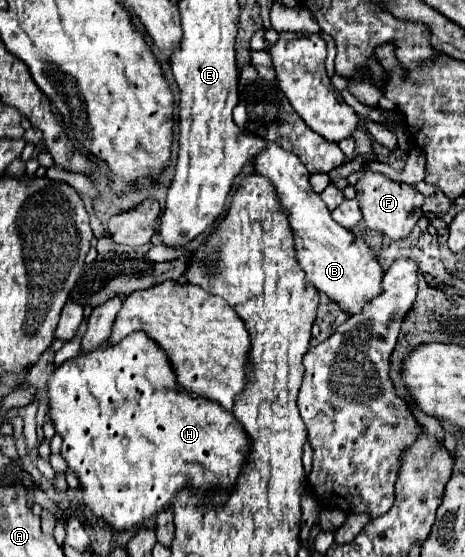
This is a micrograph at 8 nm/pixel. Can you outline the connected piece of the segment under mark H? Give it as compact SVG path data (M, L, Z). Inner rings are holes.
M133 332L131 336L127 336L127 340L119 342L119 344L103 344L93 348L91 352L83 352L71 360L65 360L63 364L55 366L47 384L47 400L49 400L49 416L51 422L55 426L55 432L63 438L63 446L61 446L61 456L65 458L67 466L77 474L81 488L83 488L83 500L85 506L103 522L107 522L113 530L131 530L135 528L141 520L159 514L165 508L171 508L175 496L183 490L191 490L191 496L195 496L197 500L209 500L213 506L223 506L229 498L229 494L233 492L237 478L243 472L243 464L247 462L247 456L251 452L251 438L247 436L247 432L243 432L243 426L235 420L235 416L227 410L221 408L219 402L195 396L191 398L191 394L175 380L175 368L171 368L171 364L167 364L167 356L163 356L163 352L159 352L159 348L155 348L155 340L147 340L147 336L143 336L143 332Z

